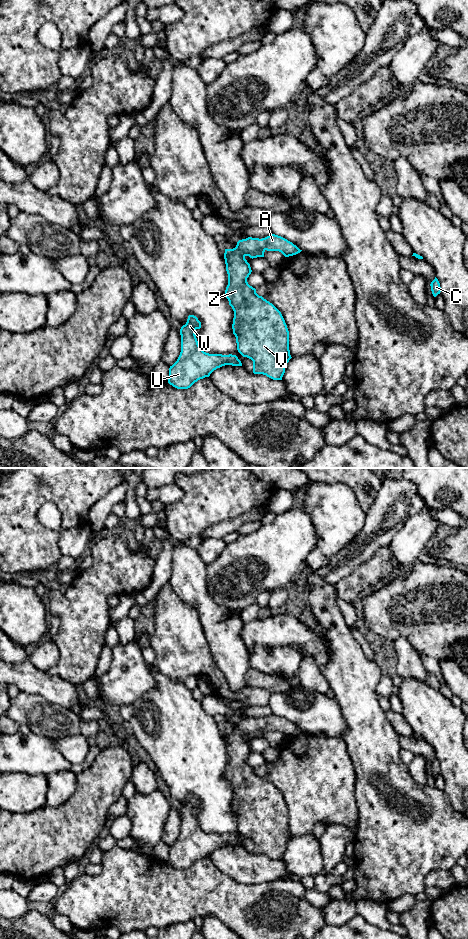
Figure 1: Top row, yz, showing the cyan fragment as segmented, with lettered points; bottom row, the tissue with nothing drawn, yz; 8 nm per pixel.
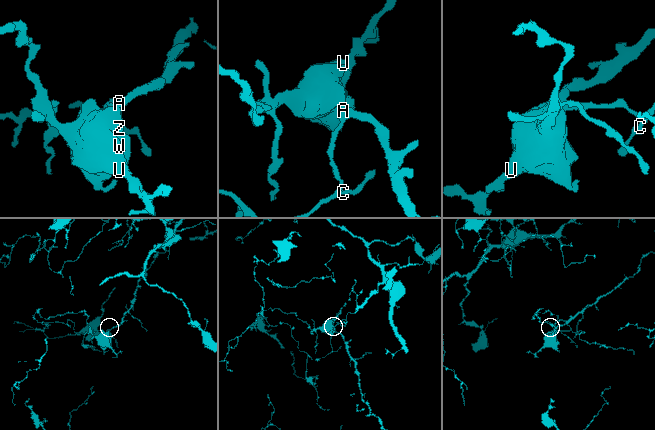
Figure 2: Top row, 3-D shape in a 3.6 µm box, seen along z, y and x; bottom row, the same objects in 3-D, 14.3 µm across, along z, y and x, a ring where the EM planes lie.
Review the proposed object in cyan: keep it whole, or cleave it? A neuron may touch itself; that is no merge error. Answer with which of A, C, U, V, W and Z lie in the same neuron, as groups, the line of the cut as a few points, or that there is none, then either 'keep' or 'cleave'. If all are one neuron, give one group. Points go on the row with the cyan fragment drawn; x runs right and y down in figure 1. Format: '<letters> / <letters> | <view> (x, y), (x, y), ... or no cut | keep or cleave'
A C U V W Z | no cut | keep

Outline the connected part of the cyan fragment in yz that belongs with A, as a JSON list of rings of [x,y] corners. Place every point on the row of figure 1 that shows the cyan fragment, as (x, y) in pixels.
[[[275,234],[262,239],[248,237],[246,239],[239,240],[235,248],[225,249],[224,253],[226,271],[228,274],[228,285],[225,290],[225,297],[228,299],[229,305],[234,311],[232,329],[233,334],[236,337],[238,352],[243,357],[247,357],[253,361],[254,374],[263,374],[273,380],[282,380],[286,365],[292,358],[289,350],[289,331],[287,325],[281,312],[272,303],[264,299],[262,296],[259,296],[256,293],[256,289],[250,286],[247,282],[247,278],[251,274],[252,270],[245,257],[249,256],[252,259],[257,257],[264,257],[264,252],[266,250],[279,251],[285,257],[296,255],[302,251],[292,242]]]

